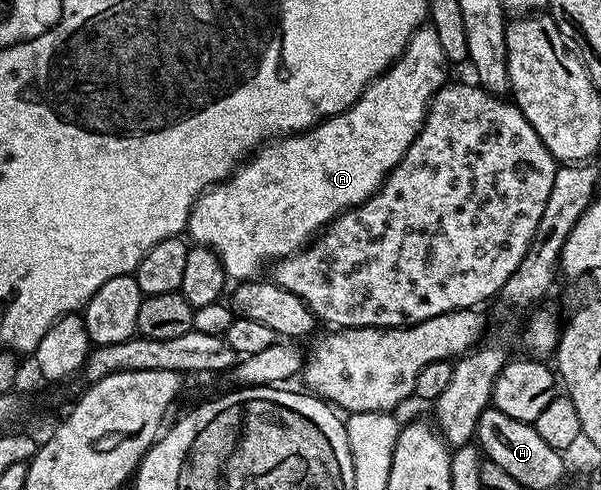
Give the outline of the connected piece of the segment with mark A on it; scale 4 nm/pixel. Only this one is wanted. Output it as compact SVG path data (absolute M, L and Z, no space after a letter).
M429 25L419 27L402 50L401 55L395 59L392 66L383 75L379 75L378 78L372 80L366 86L366 92L347 111L341 111L339 115L334 115L331 119L324 119L322 122L317 123L315 127L309 127L306 131L299 131L296 135L284 135L267 142L259 147L257 151L253 152L234 174L203 191L198 196L198 200L194 202L194 208L190 211L190 222L188 224L189 238L191 240L194 238L193 242L197 246L208 247L218 254L218 260L222 263L223 270L226 271L227 280L230 281L253 279L261 272L258 270L266 262L269 264L271 261L283 259L285 255L293 255L295 251L302 250L325 228L327 223L330 223L337 215L341 215L343 211L349 211L351 207L359 207L363 201L370 198L382 186L390 170L401 161L408 149L408 145L418 135L418 130L426 119L426 108L429 104L430 96L436 94L439 87L447 82L448 76L446 76L445 67L448 67L448 60L444 49L440 49L440 41L436 37L436 29Z

